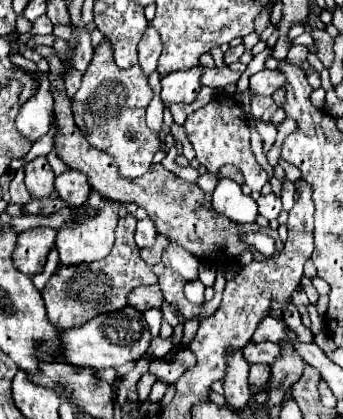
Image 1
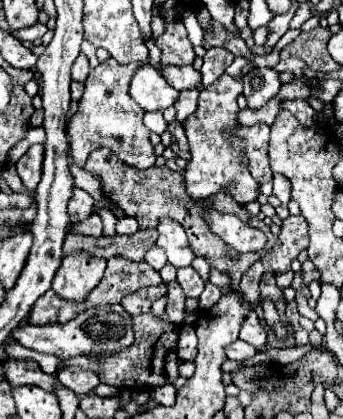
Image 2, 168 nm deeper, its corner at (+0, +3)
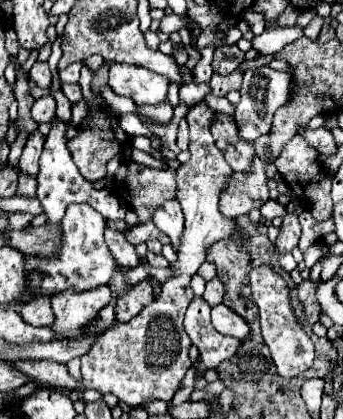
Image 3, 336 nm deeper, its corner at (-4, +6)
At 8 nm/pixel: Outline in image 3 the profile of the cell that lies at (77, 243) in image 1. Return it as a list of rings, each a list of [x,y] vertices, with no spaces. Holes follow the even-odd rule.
[[[107,286],[89,290],[89,292],[73,292],[67,290],[51,298],[51,308],[55,314],[55,322],[51,330],[59,334],[59,338],[77,338],[85,332],[85,326],[93,322],[101,308],[111,302],[111,290]]]

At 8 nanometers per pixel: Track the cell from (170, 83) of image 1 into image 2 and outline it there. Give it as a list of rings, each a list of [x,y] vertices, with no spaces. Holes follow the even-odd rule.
[[[143,65],[135,73],[129,85],[129,93],[145,111],[163,111],[173,107],[173,103],[179,99],[179,91],[165,81],[157,67],[151,65]]]

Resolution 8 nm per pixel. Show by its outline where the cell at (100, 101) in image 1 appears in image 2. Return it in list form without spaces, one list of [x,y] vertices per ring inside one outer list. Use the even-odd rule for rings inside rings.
[[[109,57],[105,63],[91,69],[85,81],[83,97],[79,99],[79,109],[67,127],[71,157],[75,165],[83,167],[89,153],[97,147],[109,147],[125,165],[135,169],[147,169],[155,165],[151,131],[143,123],[145,109],[141,109],[141,105],[129,97],[129,77],[133,77],[141,65],[145,63],[139,61],[135,65],[117,65],[117,61]]]

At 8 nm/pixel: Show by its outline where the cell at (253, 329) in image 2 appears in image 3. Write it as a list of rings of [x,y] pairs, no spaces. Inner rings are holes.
[[[225,304],[213,306],[211,318],[213,318],[215,330],[219,330],[225,336],[235,336],[239,340],[245,340],[247,334],[249,334],[249,324],[239,314],[229,310]]]

